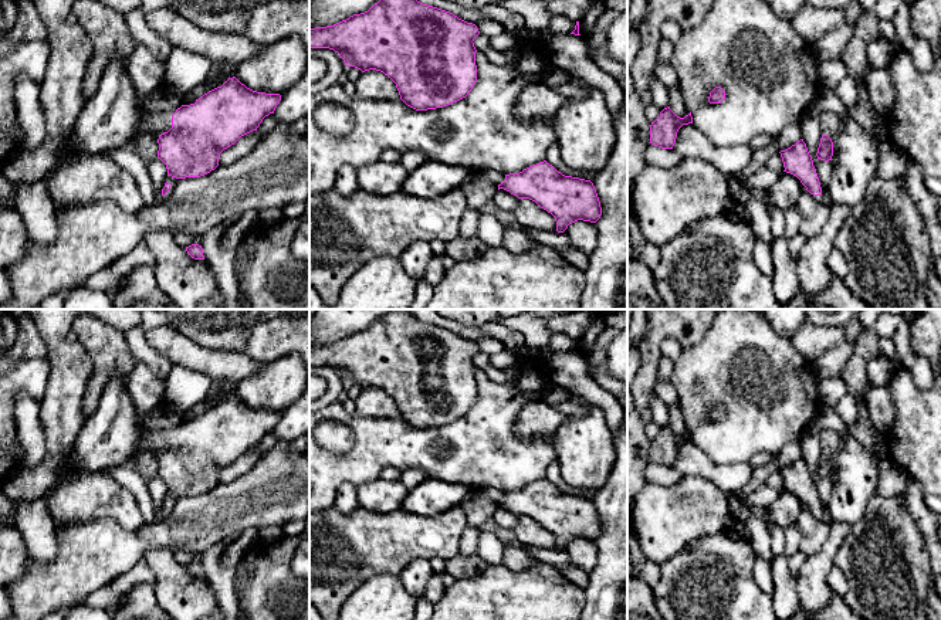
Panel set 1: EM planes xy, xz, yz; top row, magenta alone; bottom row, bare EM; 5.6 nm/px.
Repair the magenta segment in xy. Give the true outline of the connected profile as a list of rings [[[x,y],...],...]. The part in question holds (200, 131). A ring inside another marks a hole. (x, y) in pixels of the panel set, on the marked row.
[[[236,77],[229,78],[190,105],[170,112],[145,111],[138,135],[159,133],[158,157],[166,165],[167,176],[176,179],[200,177],[219,166],[220,153],[241,136],[257,131],[265,116],[274,114],[281,101],[280,94],[257,92],[247,88]]]

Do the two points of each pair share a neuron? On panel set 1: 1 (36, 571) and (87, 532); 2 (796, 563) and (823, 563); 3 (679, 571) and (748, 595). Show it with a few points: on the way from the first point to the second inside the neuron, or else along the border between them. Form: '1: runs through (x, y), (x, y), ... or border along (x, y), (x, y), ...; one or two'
1: runs through (50, 571), (77, 546); one
2: border along (808, 558), (796, 578); two
3: runs through (696, 586), (706, 595), (731, 595); one

